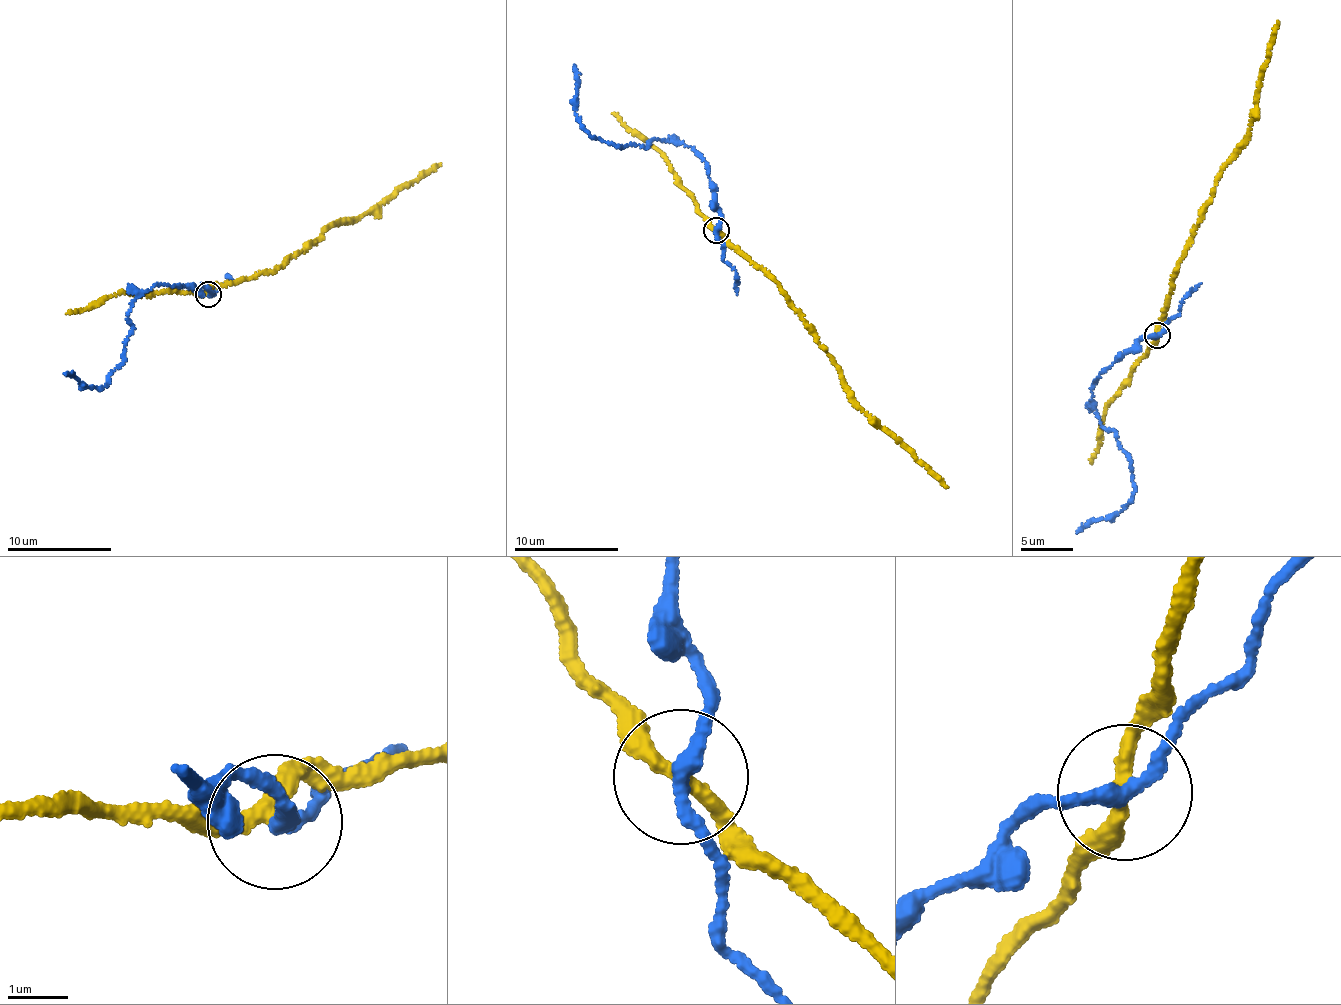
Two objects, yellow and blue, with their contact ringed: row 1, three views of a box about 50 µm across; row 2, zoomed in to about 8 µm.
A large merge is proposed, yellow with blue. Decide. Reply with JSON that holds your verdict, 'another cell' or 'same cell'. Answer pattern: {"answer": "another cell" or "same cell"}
{"answer": "another cell"}

